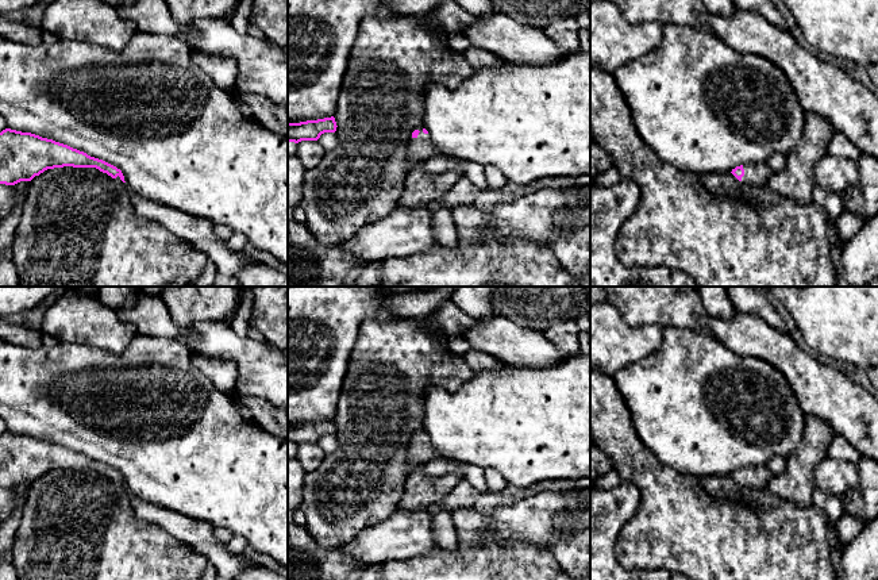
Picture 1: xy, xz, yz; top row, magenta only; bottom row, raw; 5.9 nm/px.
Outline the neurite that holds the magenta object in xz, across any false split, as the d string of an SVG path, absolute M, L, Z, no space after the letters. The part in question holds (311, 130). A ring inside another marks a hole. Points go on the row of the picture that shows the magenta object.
M334 116L300 123L288 123L288 142L299 143L301 141L317 141L324 132L335 132L336 127Z

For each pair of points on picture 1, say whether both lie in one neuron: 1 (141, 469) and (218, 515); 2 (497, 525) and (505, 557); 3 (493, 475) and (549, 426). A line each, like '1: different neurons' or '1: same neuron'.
1: same neuron
2: different neurons
3: different neurons

